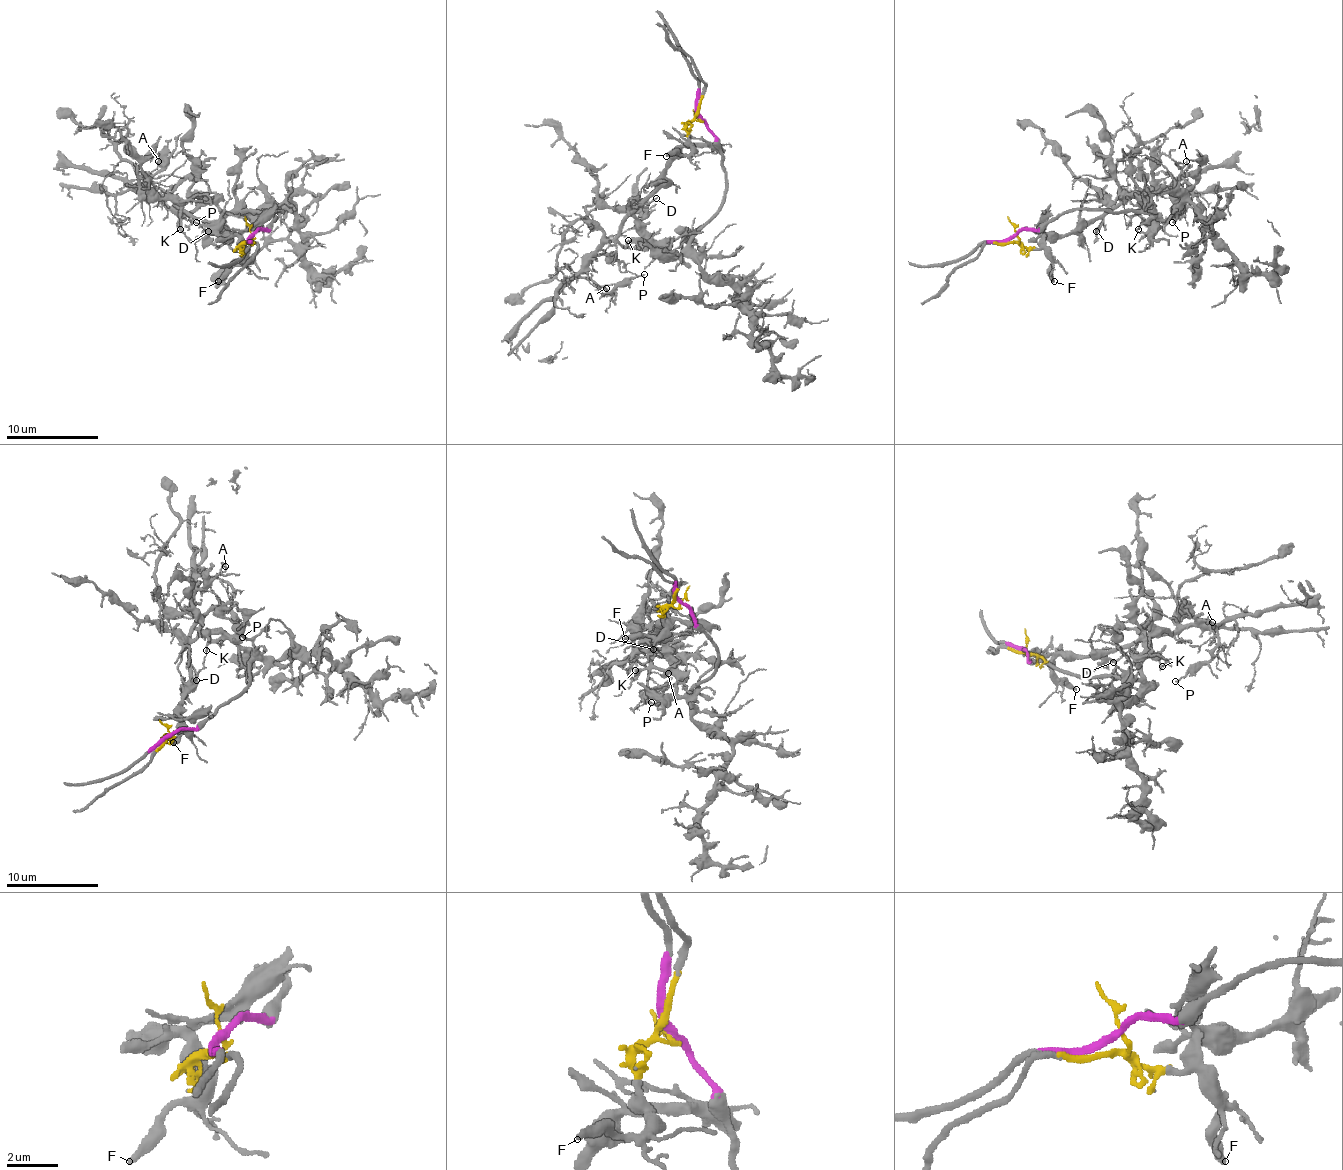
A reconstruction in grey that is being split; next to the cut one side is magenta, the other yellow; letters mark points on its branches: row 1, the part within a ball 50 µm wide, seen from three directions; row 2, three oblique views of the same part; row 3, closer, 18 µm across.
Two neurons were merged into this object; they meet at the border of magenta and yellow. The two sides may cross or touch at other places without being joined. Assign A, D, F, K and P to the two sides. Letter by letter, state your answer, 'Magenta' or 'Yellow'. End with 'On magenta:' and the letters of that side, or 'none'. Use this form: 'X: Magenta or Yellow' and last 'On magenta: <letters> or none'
A: Yellow
D: Yellow
F: Yellow
K: Magenta
P: Yellow
On magenta: K

